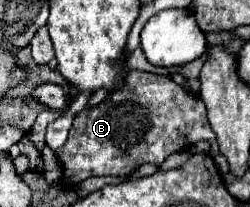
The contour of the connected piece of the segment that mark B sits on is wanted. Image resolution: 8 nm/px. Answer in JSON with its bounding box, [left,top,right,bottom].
[56,69,218,185]

